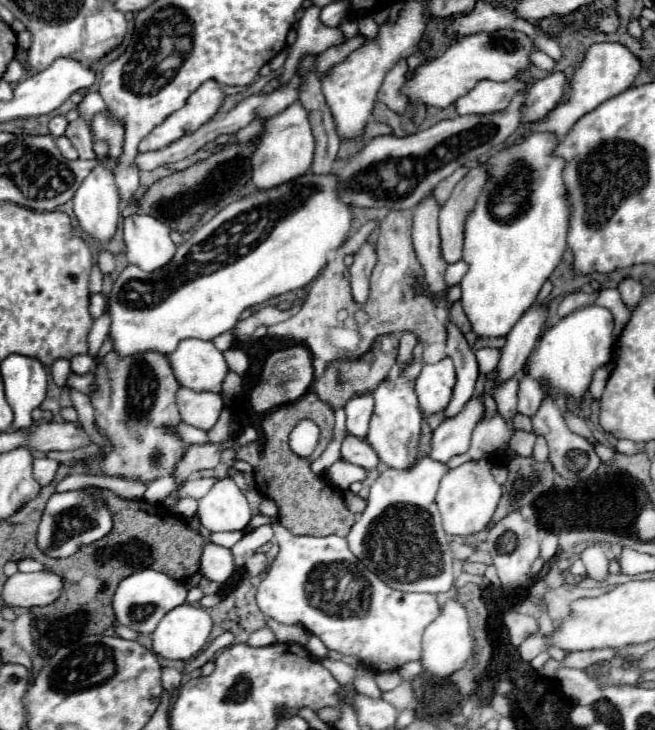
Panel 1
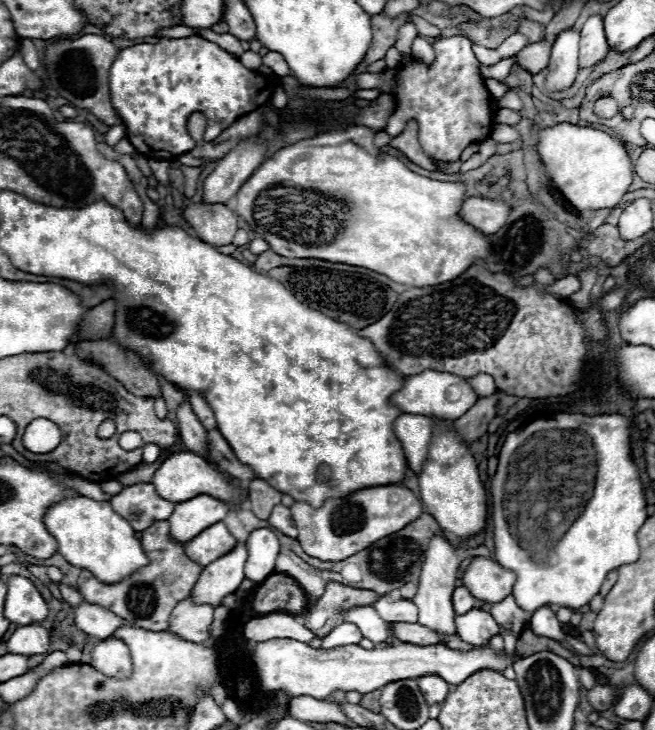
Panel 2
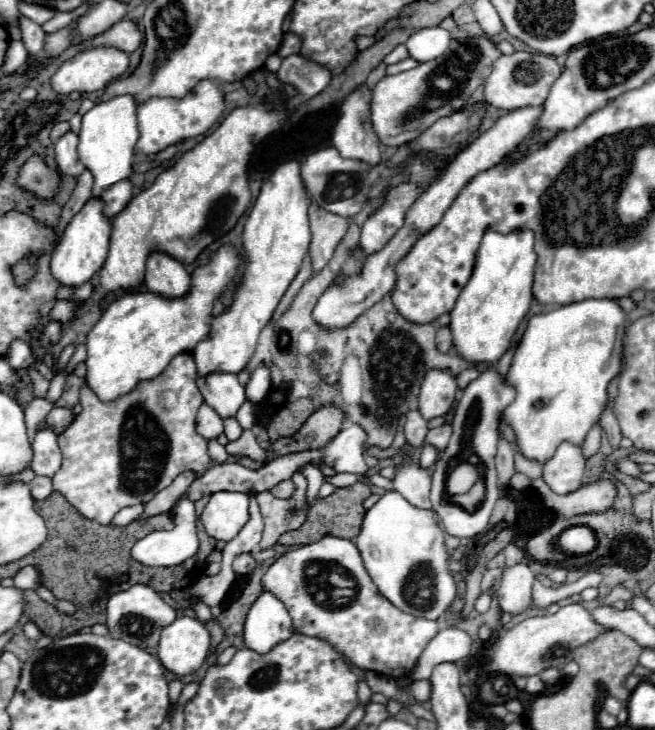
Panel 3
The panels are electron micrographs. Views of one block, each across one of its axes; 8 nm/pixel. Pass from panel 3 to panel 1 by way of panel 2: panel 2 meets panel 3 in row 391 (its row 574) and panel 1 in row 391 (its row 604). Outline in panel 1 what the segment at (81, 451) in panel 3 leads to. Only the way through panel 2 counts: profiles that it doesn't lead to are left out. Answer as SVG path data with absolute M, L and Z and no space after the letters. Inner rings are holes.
M112 350L98 362L96 386L98 392L92 394L96 424L108 434L114 446L102 460L104 474L142 480L146 484L172 474L186 450L186 444L178 436L166 434L164 430L180 422L176 406L176 390L180 384L174 378L168 358L158 352L122 358Z

